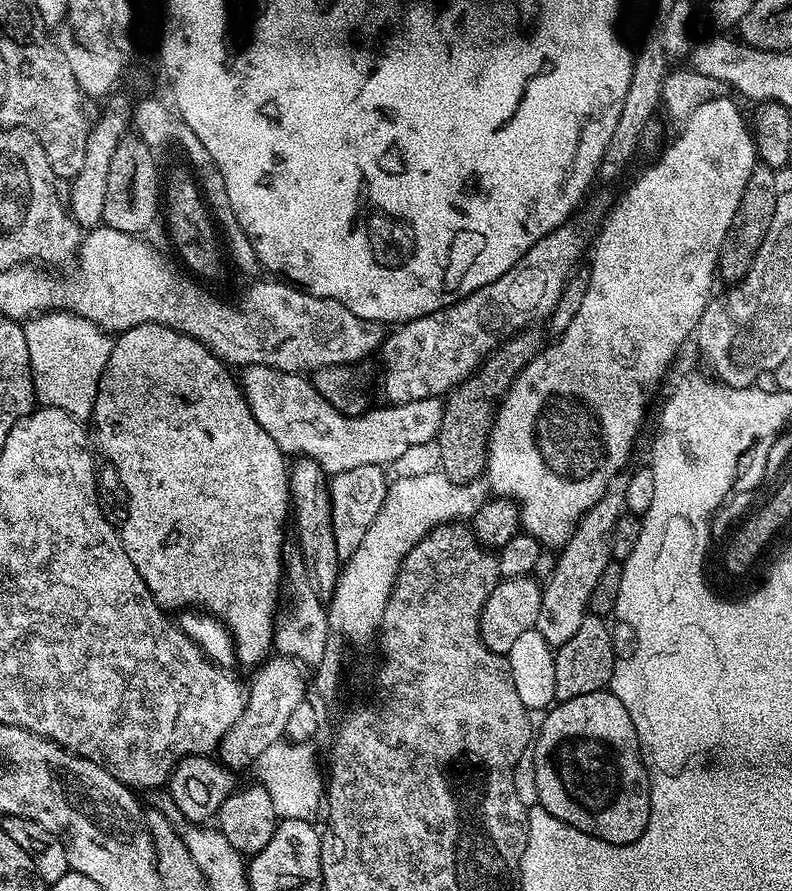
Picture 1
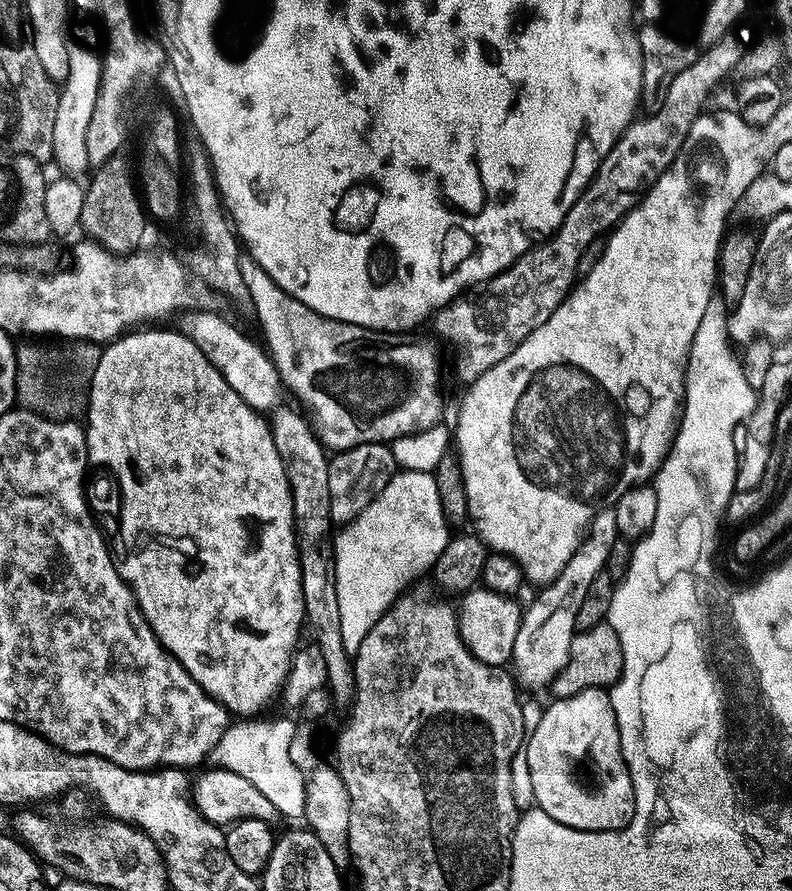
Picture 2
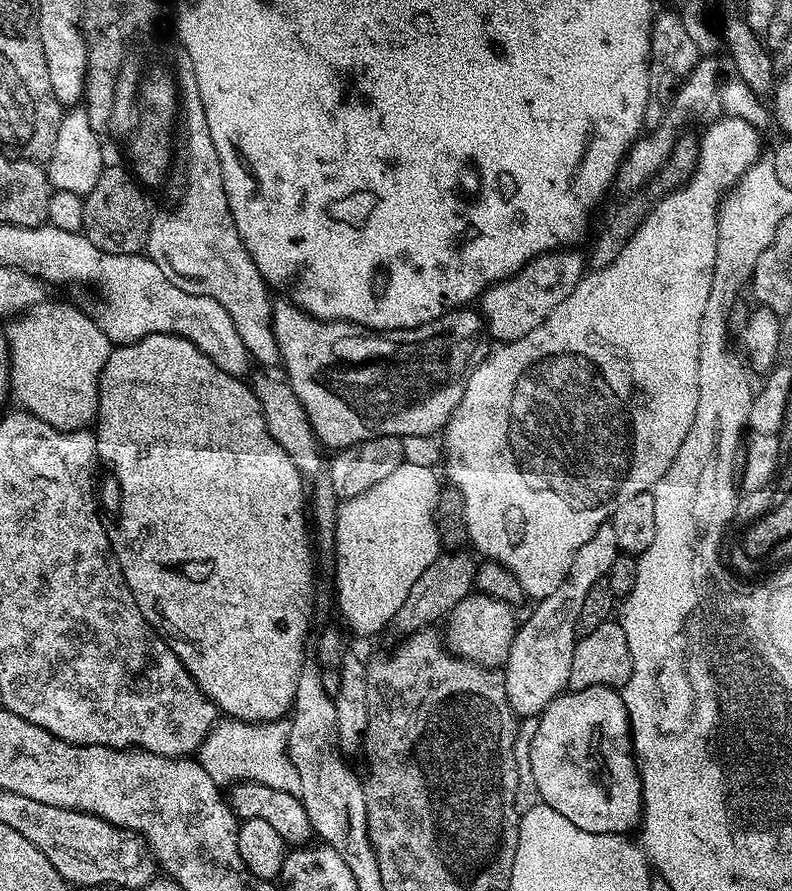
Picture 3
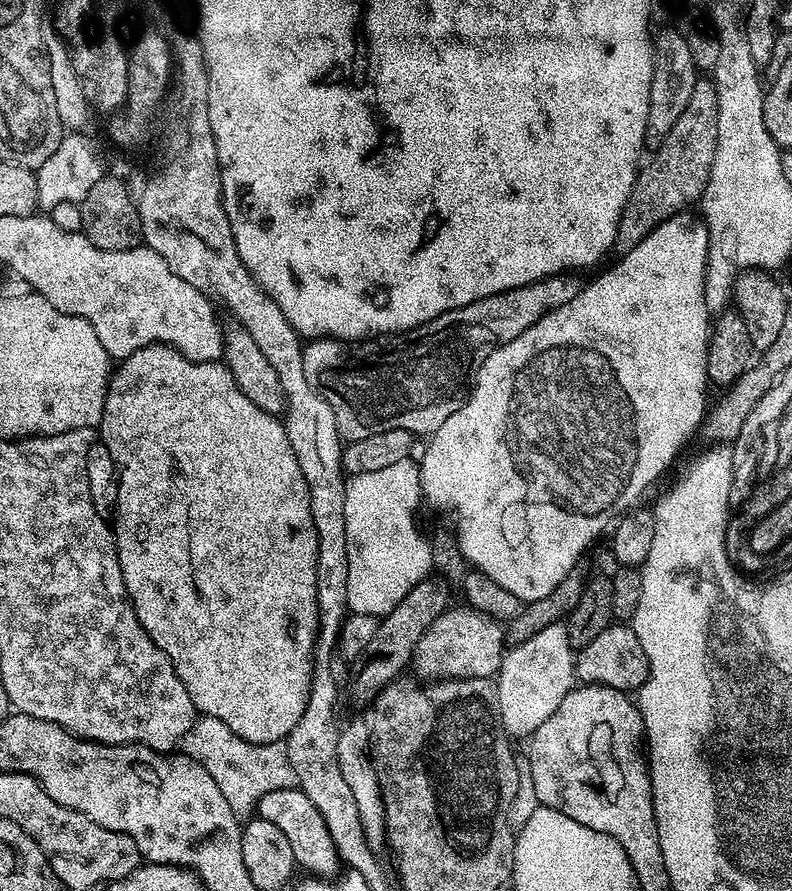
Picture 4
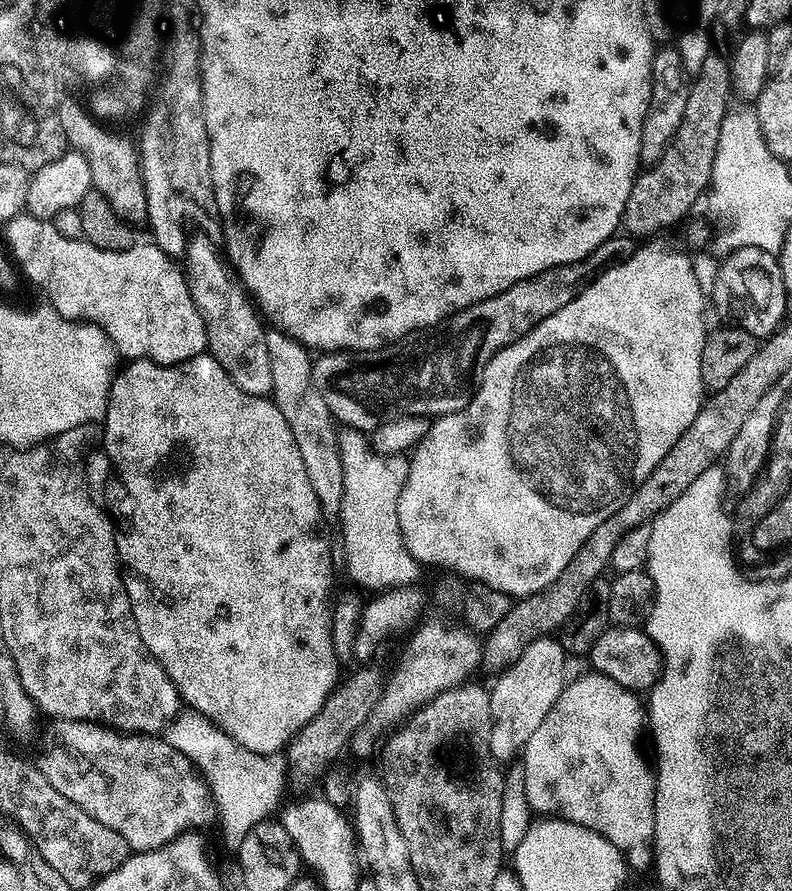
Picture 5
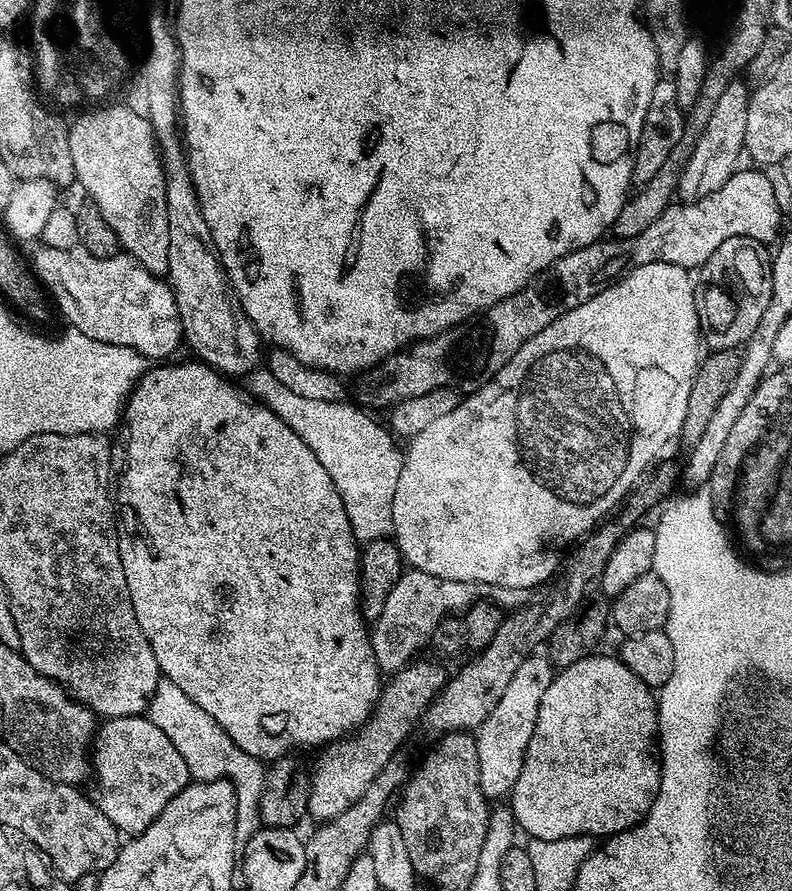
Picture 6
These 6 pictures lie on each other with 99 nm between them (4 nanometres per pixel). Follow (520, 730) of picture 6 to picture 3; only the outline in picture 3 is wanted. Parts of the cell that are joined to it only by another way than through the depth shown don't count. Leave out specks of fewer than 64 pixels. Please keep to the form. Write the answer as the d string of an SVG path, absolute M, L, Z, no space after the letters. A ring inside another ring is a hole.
M611 523L603 524L598 530L594 530L594 538L590 538L590 542L586 542L586 546L582 546L582 550L578 550L578 554L574 554L572 568L566 574L562 586L558 586L558 590L554 590L554 594L550 594L546 599L539 601L535 605L536 609L529 614L528 621L525 624L523 621L517 627L516 637L512 639L510 646L508 663L503 669L508 701L517 717L539 717L540 713L548 707L549 702L555 700L568 688L570 658L574 658L574 646L578 639L576 634L578 610L582 610L582 602L586 598L586 594L590 594L590 586L594 586L594 582L607 577L610 566L616 561L617 555L618 549L614 542L614 530Z

